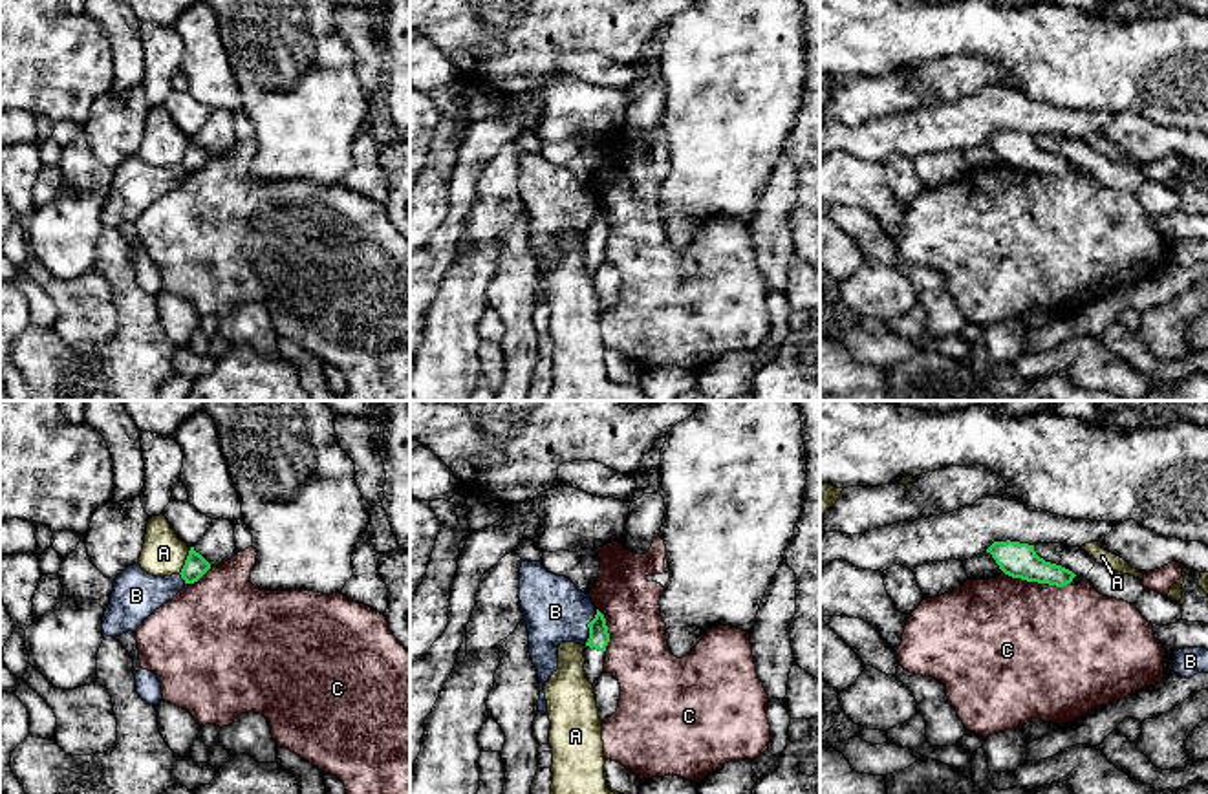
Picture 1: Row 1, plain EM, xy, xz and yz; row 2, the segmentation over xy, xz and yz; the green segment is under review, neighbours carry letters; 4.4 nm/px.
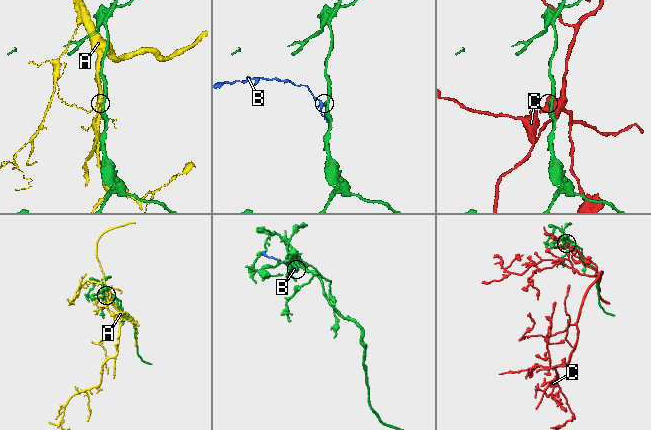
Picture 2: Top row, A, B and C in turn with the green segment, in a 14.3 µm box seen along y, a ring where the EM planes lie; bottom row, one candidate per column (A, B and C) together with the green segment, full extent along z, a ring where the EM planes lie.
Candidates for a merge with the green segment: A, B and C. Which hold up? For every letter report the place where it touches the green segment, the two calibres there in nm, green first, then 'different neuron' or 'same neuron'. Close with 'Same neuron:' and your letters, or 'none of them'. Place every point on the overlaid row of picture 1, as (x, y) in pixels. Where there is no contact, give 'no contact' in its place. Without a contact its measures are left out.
A: xy (185, 560) | 100/190 nm | different neuron
B: xz (588, 626) | 90/280 nm | different neuron
C: yz (1036, 580) | 160/480 nm | different neuron
Same neuron: none of them

